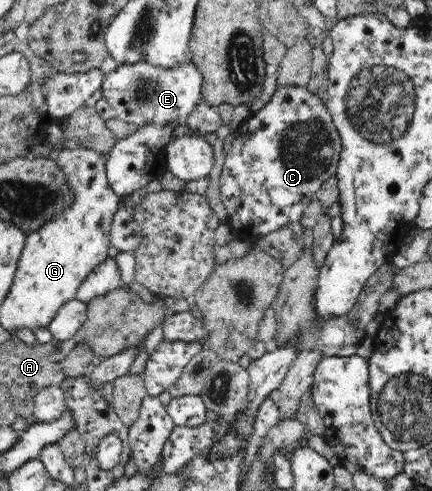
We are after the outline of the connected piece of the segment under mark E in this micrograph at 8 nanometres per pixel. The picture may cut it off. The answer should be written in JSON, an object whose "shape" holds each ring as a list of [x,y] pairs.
{"shape":[[[190,61],[179,67],[165,69],[148,63],[119,64],[111,73],[105,74],[102,83],[103,97],[116,112],[121,121],[134,126],[164,126],[169,120],[184,125],[187,116],[204,103],[201,91],[202,75]]]}

